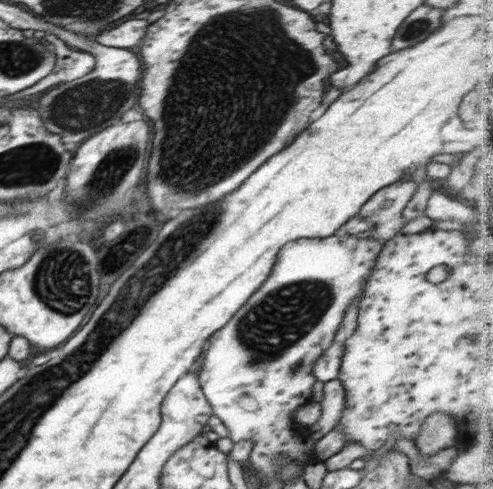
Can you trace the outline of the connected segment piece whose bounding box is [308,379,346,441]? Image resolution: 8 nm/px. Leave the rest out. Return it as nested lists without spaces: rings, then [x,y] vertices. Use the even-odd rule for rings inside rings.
[[[339,379],[324,383],[324,396],[320,403],[321,416],[317,423],[308,428],[310,438],[318,441],[328,434],[340,421],[346,403],[346,392]]]

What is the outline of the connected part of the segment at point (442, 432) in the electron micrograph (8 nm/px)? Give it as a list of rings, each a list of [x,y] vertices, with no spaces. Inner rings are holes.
[[[434,414],[422,423],[416,438],[416,447],[422,455],[436,456],[442,450],[455,446],[458,438],[454,420],[444,414]]]

